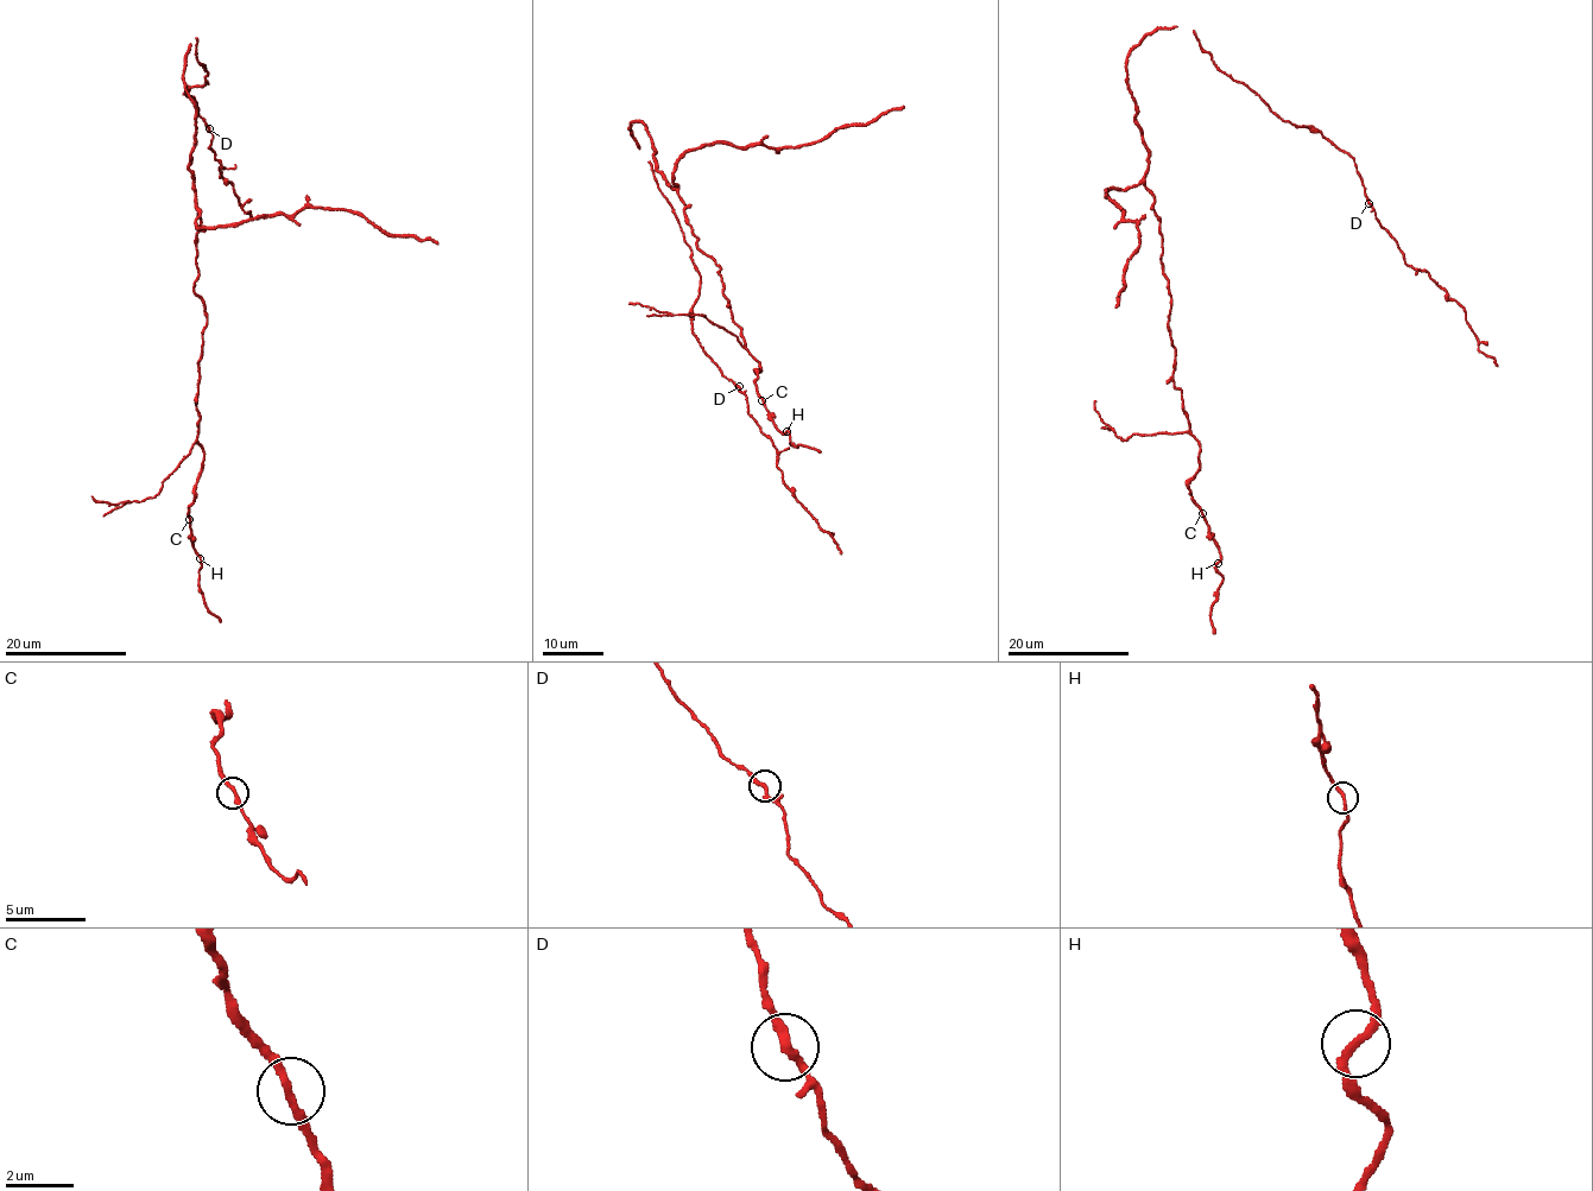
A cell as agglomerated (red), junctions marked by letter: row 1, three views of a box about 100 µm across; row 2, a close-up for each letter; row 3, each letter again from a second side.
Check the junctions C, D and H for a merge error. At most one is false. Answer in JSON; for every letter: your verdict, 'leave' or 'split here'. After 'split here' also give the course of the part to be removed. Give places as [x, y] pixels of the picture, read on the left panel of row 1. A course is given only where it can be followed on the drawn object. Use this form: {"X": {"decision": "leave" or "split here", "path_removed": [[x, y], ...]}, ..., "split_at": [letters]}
{"C": {"decision": "leave"}, "D": {"decision": "leave"}, "H": {"decision": "leave"}, "split_at": []}

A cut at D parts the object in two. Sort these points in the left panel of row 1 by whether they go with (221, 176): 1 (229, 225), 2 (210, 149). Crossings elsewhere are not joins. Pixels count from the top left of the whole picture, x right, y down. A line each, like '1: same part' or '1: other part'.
1: other part
2: same part

